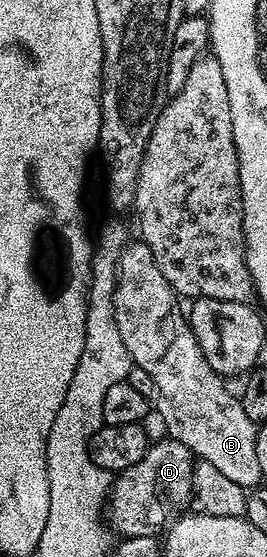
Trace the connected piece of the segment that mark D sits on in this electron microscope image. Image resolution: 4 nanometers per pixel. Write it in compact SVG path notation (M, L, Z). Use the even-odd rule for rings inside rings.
M167 436L161 441L147 445L144 456L136 460L132 468L121 471L113 479L108 491L109 529L122 538L153 535L158 532L154 530L160 529L162 525L163 529L171 517L170 506L182 506L194 497L192 472L195 461L190 449L175 438ZM162 498L167 503L162 502Z

